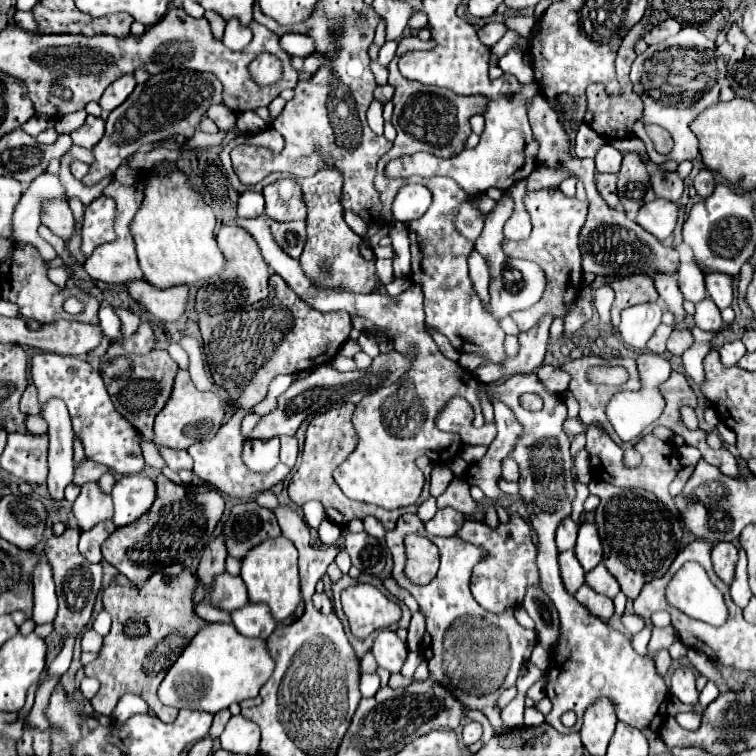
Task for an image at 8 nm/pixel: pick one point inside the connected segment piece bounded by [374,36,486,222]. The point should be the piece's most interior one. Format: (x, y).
(429, 119)

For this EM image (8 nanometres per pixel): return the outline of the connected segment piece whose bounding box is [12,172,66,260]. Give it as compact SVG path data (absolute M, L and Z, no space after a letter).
M44 172L32 184L24 190L12 218L12 232L16 242L26 242L32 244L40 250L44 260L54 260L56 252L54 248L38 236L38 226L40 226L40 210L42 204L48 200L66 200L66 192L62 188L60 176Z

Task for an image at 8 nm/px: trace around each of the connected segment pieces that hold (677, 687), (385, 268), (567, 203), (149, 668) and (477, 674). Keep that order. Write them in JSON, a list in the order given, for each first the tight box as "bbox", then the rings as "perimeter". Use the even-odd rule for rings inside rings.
[{"bbox":[670,668,698,710],"perimeter":[[[678,668],[672,676],[672,688],[670,688],[670,694],[676,696],[680,702],[684,704],[690,704],[696,710],[698,708],[698,690],[696,690],[696,676],[692,674],[692,670],[684,670],[684,668]]]},{"bbox":[376,260,392,284],"perimeter":[[[378,260],[376,262],[376,270],[378,270],[378,274],[380,274],[380,278],[386,282],[386,284],[390,284],[392,282],[392,260]]]},{"bbox":[504,188,588,332],"perimeter":[[[550,188],[550,190],[540,190],[540,192],[528,192],[528,196],[524,198],[526,210],[532,218],[532,234],[528,240],[522,242],[504,242],[504,252],[512,258],[526,258],[532,260],[536,264],[540,264],[540,268],[546,274],[546,288],[544,288],[544,296],[538,300],[538,304],[534,304],[528,310],[522,312],[514,312],[512,318],[518,324],[518,328],[522,332],[530,330],[542,314],[550,312],[554,316],[566,316],[570,306],[574,304],[578,292],[580,292],[580,282],[582,282],[582,268],[580,268],[580,246],[578,246],[578,232],[586,220],[586,212],[588,212],[588,202],[586,200],[578,200],[564,196],[558,188]]]},{"bbox":[84,566,206,722],"perimeter":[[[168,566],[152,574],[148,582],[138,586],[134,592],[118,592],[110,586],[102,592],[104,610],[112,616],[112,630],[104,636],[98,658],[84,666],[86,676],[100,680],[100,692],[90,700],[96,714],[112,714],[118,698],[124,692],[142,696],[150,710],[162,720],[172,722],[178,716],[178,709],[168,708],[158,698],[158,686],[174,660],[184,652],[194,634],[206,626],[194,612],[192,594],[196,590],[196,574],[186,566]]]},{"bbox":[392,536,538,728],"perimeter":[[[430,536],[430,540],[440,548],[440,570],[436,578],[430,584],[418,588],[404,578],[402,562],[394,562],[392,578],[400,588],[408,590],[416,598],[420,612],[426,618],[426,638],[424,644],[420,644],[420,650],[428,662],[430,674],[442,686],[456,692],[458,700],[462,700],[468,708],[484,712],[490,724],[500,724],[502,728],[504,724],[500,718],[498,698],[506,688],[516,684],[522,666],[530,660],[534,644],[538,642],[536,632],[526,630],[516,622],[514,608],[508,608],[502,614],[490,614],[472,598],[468,588],[470,572],[474,564],[486,556],[482,548],[458,540],[458,536]]]}]

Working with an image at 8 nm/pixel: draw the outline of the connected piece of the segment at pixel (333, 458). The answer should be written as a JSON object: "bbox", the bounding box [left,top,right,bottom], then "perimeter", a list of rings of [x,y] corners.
{"bbox":[288,402,432,530],"perimeter":[[[344,402],[340,408],[332,408],[324,414],[318,414],[312,418],[312,422],[308,424],[308,430],[306,430],[306,442],[304,442],[304,450],[302,450],[302,460],[300,460],[300,466],[296,470],[296,474],[290,478],[290,484],[288,484],[288,494],[292,498],[294,504],[302,506],[306,504],[308,500],[318,500],[324,504],[324,510],[326,510],[326,516],[328,520],[332,520],[334,524],[338,526],[346,526],[350,520],[354,518],[364,518],[368,514],[376,516],[388,530],[396,528],[396,520],[404,514],[404,512],[416,512],[416,506],[420,502],[426,501],[426,498],[430,495],[430,474],[432,471],[432,462],[428,458],[420,458],[416,460],[416,466],[422,470],[425,476],[425,484],[418,502],[410,508],[400,508],[400,510],[384,510],[384,508],[376,508],[374,504],[364,504],[364,502],[354,502],[354,500],[348,500],[344,496],[342,490],[338,490],[338,484],[334,482],[332,478],[332,472],[350,456],[350,452],[354,452],[356,448],[356,430],[352,426],[352,416],[354,412],[354,404],[352,402]]]}

